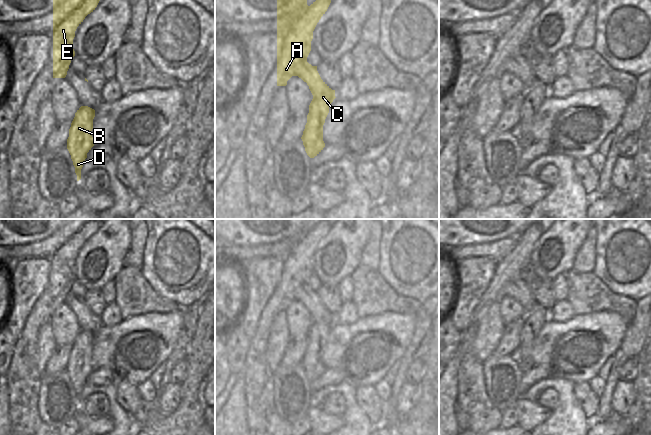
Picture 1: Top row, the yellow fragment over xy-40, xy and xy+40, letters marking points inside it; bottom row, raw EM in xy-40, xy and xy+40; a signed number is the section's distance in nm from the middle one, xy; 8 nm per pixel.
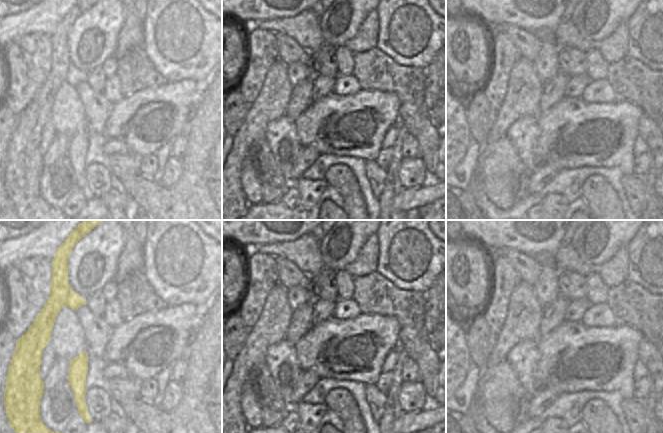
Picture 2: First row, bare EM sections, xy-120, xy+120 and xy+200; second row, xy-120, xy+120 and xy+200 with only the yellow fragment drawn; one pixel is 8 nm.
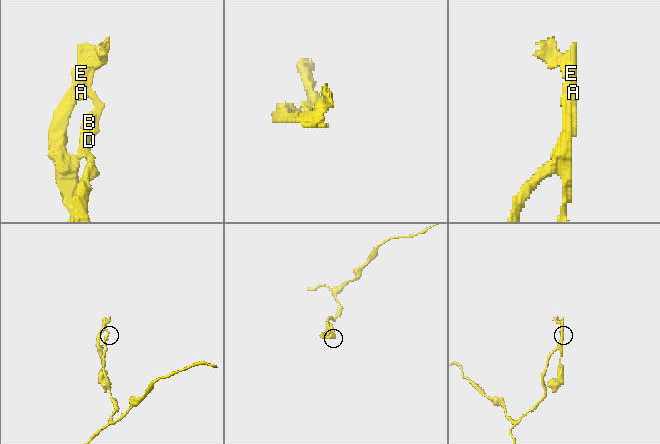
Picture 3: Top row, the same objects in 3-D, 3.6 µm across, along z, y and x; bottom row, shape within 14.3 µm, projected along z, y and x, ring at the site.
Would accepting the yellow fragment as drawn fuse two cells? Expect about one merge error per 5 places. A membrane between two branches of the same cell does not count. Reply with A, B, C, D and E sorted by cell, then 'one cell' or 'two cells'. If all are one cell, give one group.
A E / B C D; two cells

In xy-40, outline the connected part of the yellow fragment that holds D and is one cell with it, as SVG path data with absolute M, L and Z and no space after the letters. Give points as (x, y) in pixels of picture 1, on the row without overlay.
M81 330L75 337L75 341L69 353L67 373L71 379L77 405L81 403L81 393L87 382L87 377L94 370L91 355L95 334L88 330Z

